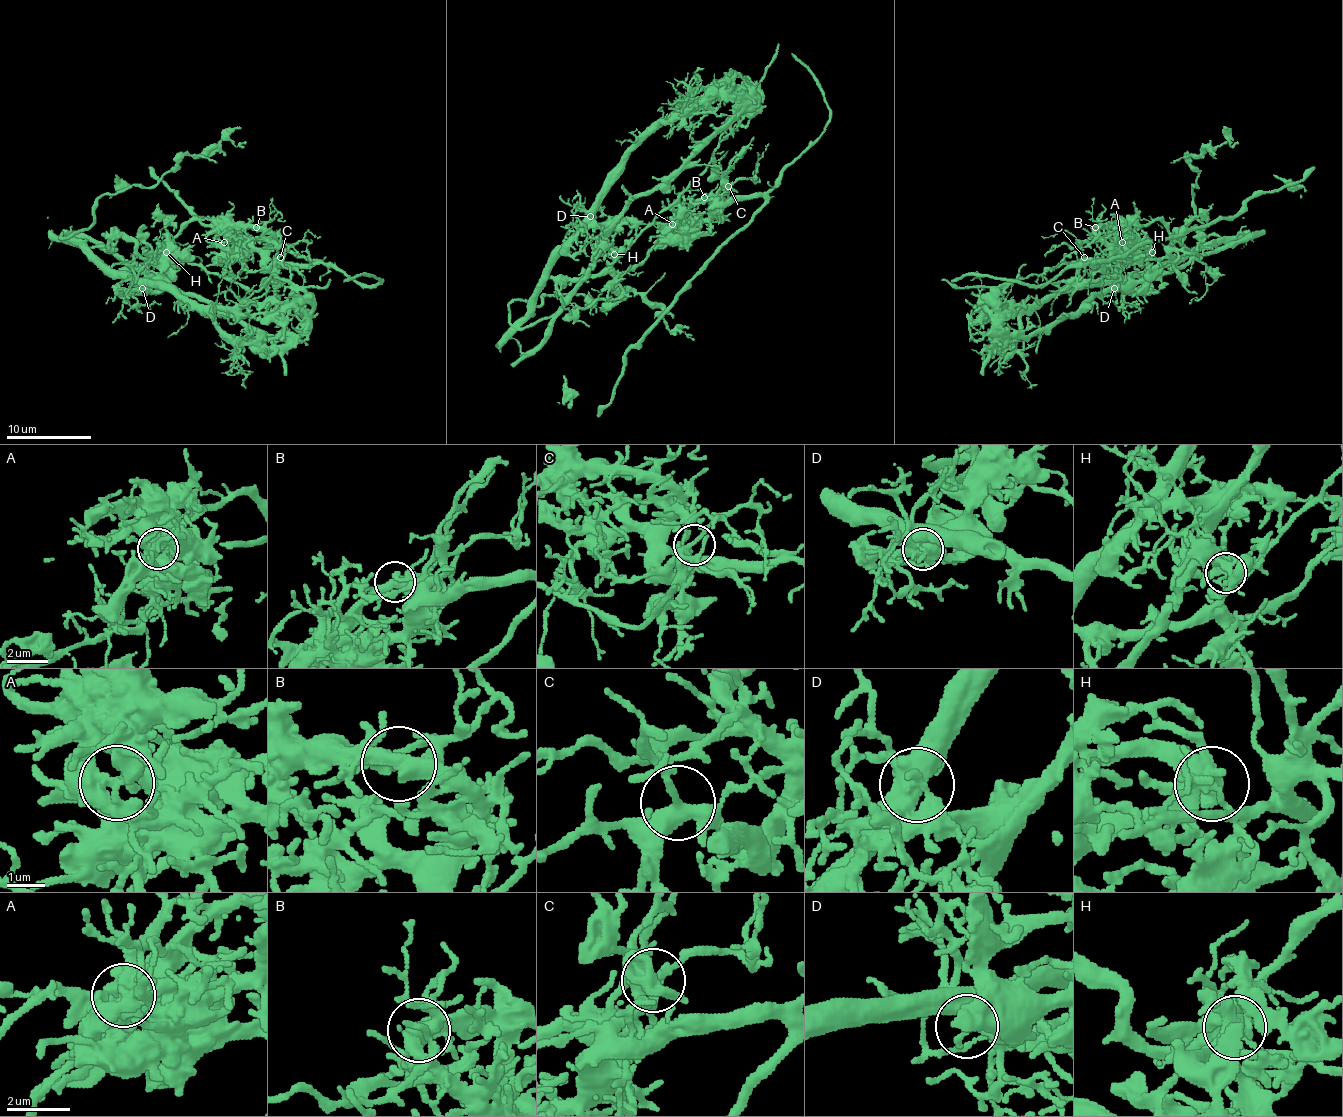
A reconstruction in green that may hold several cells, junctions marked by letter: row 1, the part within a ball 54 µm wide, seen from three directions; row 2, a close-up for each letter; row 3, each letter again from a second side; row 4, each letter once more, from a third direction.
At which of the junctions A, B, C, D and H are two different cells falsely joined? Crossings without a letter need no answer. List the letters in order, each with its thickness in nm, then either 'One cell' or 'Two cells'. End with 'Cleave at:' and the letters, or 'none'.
A: Thickness 360 nm. Two cells
B: Thickness 400 nm. One cell
C: Thickness 320 nm. One cell
D: Thickness 500 nm. Two cells
H: Thickness 260 nm. Two cells
Cleave at: A, D, H

